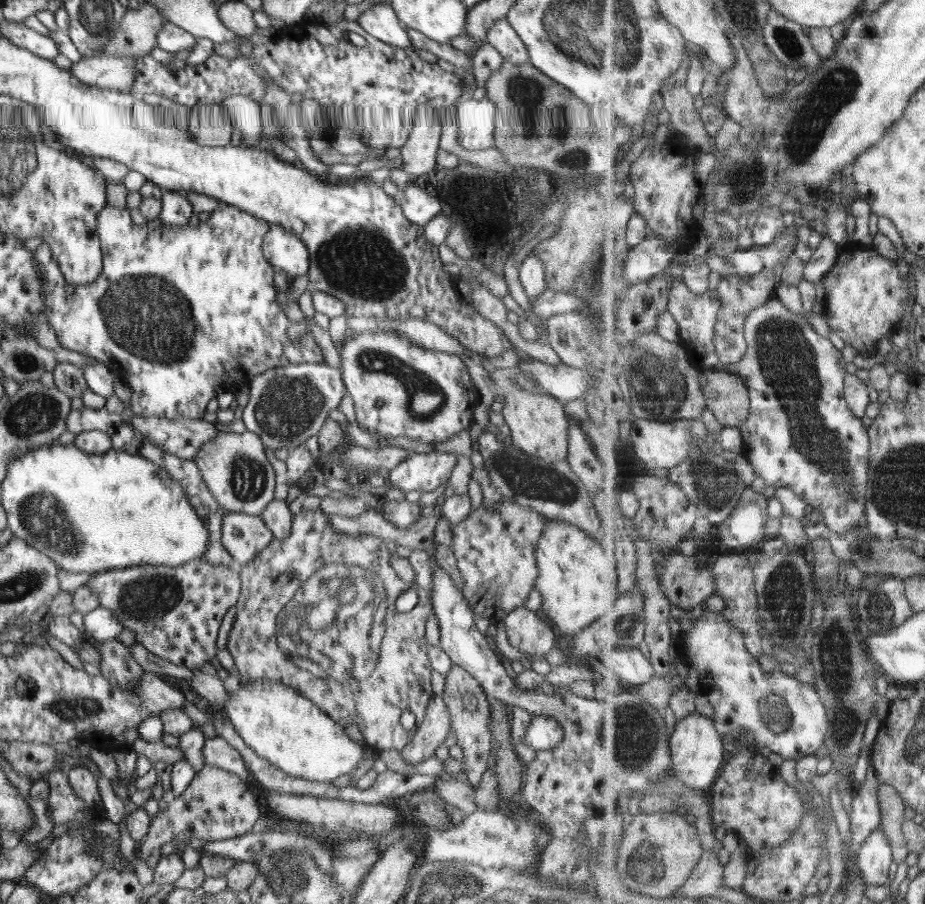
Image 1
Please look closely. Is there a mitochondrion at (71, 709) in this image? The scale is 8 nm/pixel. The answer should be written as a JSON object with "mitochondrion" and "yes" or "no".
{"mitochondrion":"yes"}

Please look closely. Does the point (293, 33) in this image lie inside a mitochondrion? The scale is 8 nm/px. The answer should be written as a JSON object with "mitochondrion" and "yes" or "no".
{"mitochondrion":"no"}

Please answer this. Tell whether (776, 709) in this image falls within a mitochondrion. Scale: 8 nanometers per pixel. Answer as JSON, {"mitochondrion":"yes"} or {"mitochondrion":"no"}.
{"mitochondrion":"yes"}

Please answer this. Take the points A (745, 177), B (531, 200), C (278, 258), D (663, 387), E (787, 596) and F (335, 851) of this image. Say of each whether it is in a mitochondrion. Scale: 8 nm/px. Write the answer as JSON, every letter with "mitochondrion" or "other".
{"A":"mitochondrion","B":"mitochondrion","C":"other","D":"mitochondrion","E":"mitochondrion","F":"mitochondrion"}

